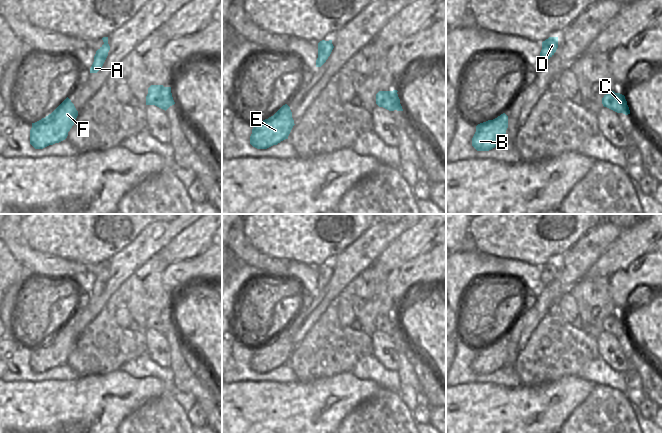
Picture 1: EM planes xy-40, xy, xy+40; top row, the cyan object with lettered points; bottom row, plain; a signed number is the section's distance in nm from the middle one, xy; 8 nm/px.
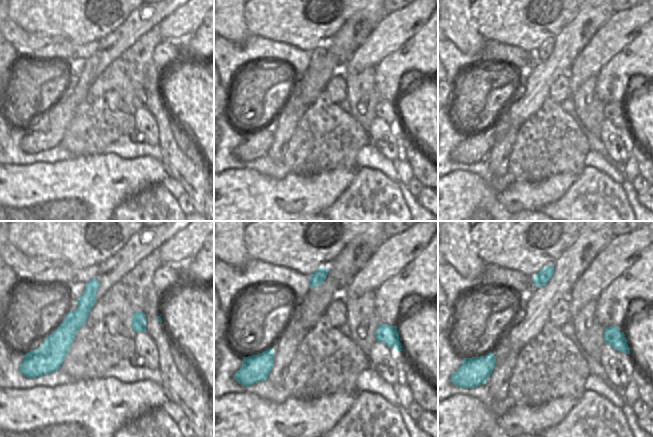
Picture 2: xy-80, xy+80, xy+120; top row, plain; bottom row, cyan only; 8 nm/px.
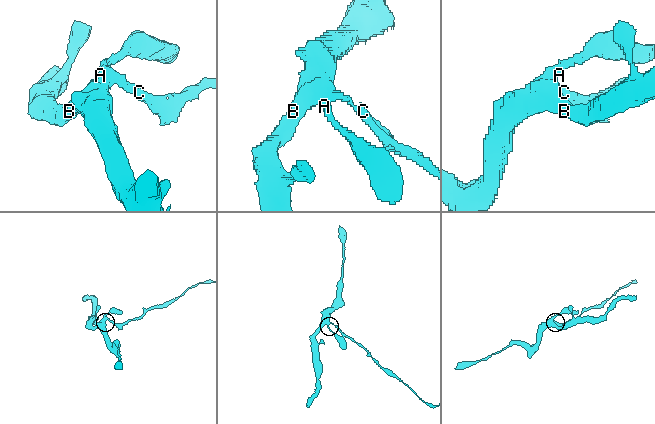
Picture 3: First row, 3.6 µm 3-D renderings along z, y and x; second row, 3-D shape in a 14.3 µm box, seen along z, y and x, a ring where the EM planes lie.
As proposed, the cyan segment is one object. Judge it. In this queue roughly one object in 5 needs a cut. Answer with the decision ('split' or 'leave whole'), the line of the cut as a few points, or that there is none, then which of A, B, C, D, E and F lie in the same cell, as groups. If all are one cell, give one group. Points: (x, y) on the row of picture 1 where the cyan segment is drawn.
split; cut xy-40 (164, 87), (156, 92), (156, 99), (153, 104); groups A B D E F / C

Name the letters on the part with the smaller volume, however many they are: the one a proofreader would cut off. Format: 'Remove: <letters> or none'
Remove: C

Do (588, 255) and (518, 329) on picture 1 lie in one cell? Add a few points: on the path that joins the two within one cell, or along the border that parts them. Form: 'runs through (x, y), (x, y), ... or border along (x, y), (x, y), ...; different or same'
runs through (570, 273), (536, 311); same

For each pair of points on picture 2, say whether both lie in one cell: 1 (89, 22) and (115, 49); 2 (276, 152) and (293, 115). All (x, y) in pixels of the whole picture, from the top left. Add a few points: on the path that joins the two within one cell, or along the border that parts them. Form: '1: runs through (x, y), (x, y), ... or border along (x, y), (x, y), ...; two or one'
1: border along (122, 22), (99, 39); two
2: runs through (280, 143), (284, 124); one

